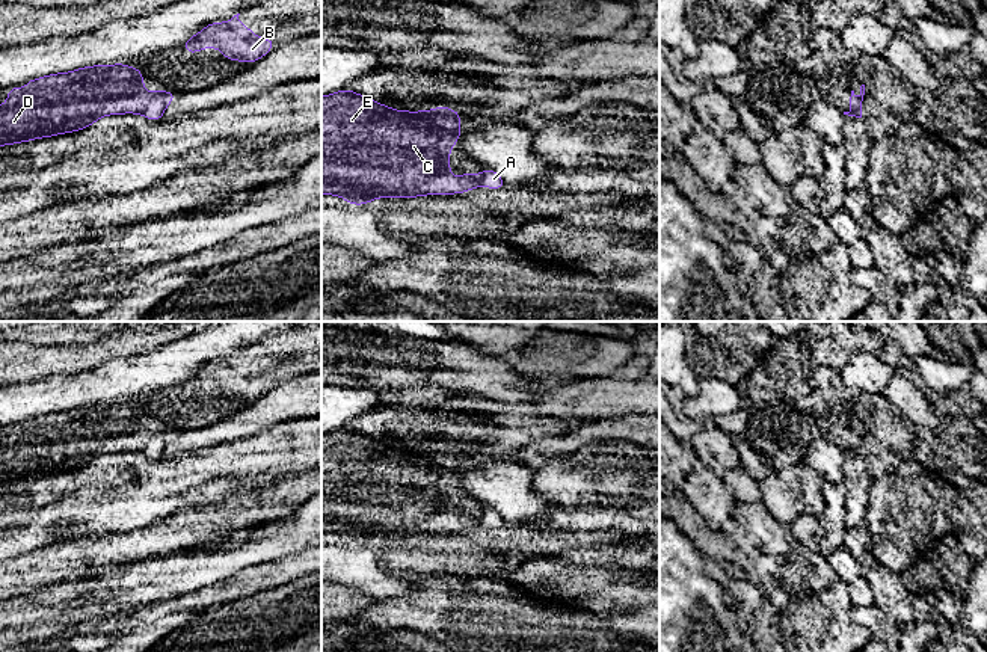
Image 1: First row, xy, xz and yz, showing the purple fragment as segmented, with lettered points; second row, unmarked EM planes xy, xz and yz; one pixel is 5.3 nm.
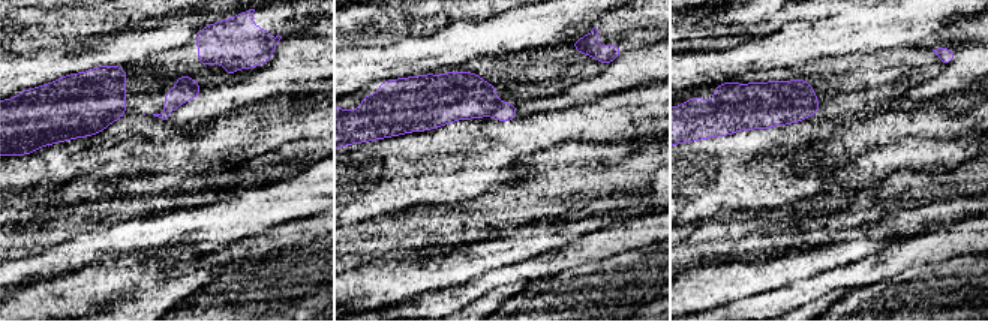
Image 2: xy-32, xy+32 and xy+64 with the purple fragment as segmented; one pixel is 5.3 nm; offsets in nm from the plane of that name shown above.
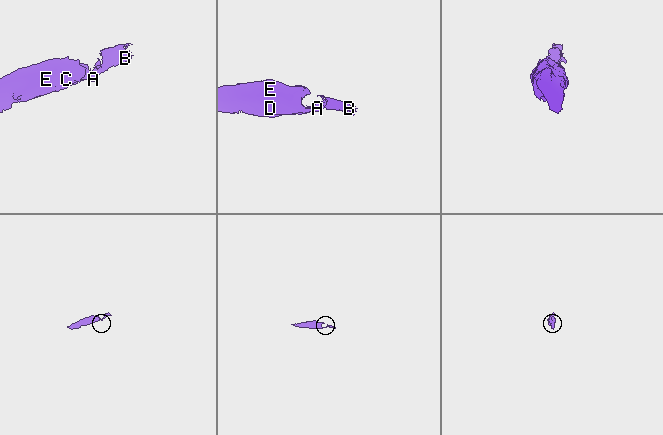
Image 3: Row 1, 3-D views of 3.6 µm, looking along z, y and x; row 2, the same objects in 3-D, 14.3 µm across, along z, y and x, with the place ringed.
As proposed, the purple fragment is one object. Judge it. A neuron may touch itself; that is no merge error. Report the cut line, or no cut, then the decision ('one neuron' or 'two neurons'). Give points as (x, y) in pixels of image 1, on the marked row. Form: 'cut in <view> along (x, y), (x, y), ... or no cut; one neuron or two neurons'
no cut; one neuron

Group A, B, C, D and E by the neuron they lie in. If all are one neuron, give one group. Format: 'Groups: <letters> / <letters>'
Groups: A B C D E

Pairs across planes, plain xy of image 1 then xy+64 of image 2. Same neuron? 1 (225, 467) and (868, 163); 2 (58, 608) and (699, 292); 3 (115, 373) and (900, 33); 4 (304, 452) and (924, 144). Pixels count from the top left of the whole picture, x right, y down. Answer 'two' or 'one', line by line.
1: two
2: one
3: one
4: two

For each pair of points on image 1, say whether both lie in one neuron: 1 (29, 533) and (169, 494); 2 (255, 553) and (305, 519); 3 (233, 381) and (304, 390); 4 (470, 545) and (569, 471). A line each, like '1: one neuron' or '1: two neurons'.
1: one neuron
2: one neuron
3: two neurons
4: two neurons

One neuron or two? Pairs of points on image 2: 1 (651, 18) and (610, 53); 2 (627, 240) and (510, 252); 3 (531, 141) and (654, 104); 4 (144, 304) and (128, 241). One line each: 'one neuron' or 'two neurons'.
1: one neuron
2: two neurons
3: one neuron
4: two neurons

